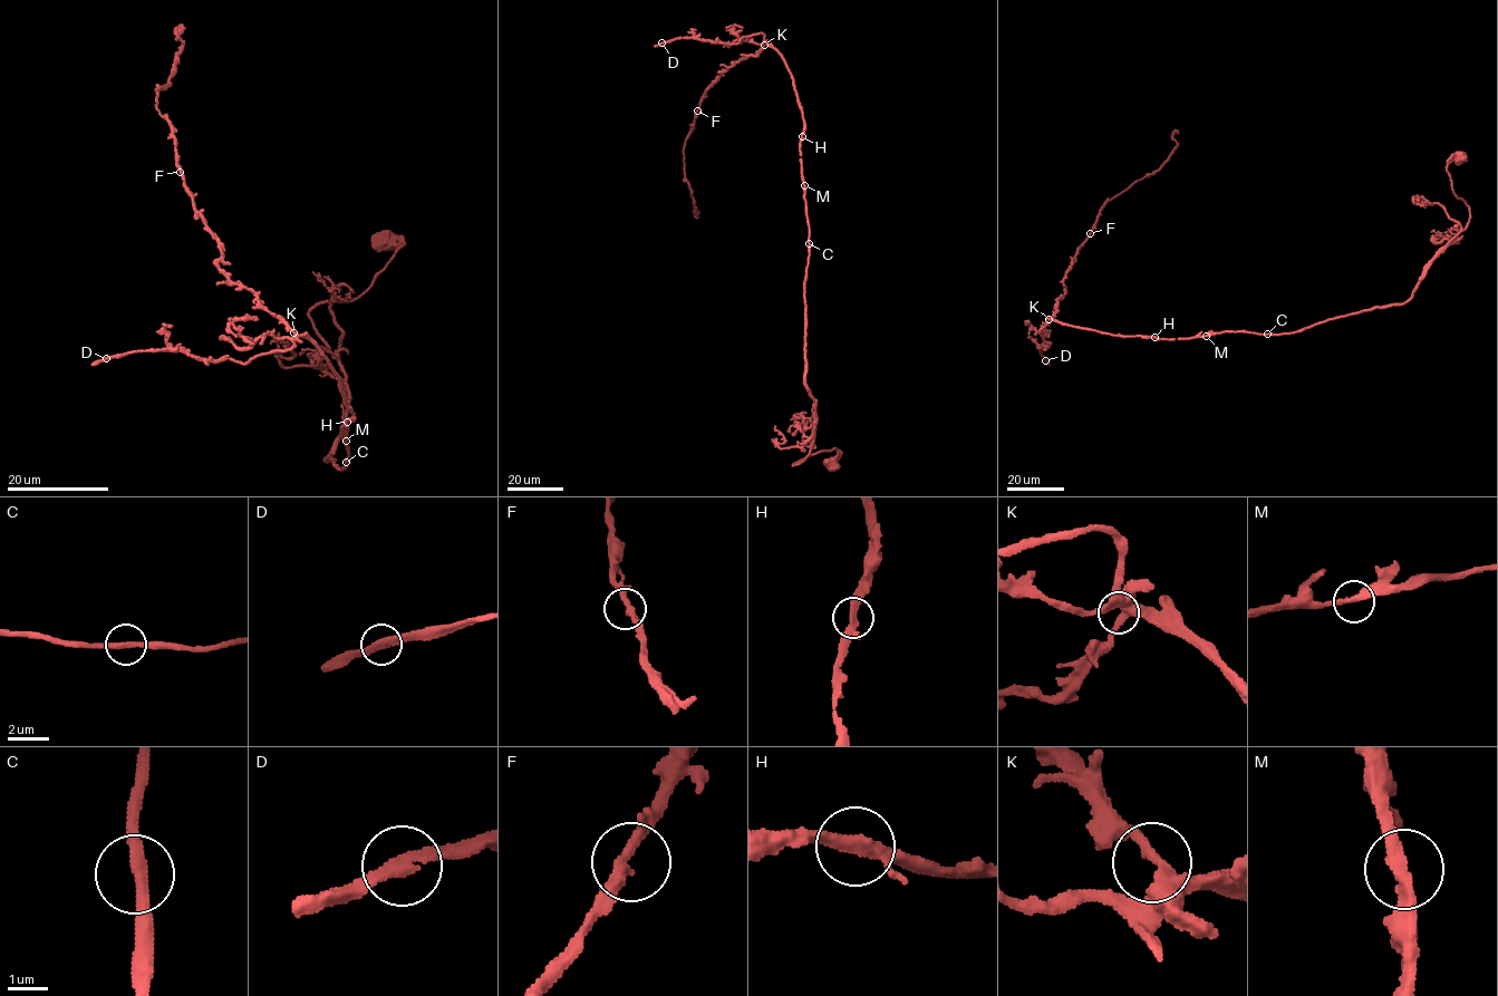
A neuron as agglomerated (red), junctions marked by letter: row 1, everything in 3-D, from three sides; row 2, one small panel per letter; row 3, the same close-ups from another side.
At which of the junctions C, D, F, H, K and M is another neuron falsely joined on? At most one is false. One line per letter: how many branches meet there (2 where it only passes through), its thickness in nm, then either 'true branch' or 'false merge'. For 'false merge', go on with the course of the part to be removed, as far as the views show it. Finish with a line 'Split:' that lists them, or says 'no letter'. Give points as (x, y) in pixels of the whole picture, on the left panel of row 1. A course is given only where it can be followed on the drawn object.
C: branches 2; calibre 280 nm; true branch
D: branches 2; calibre 280 nm; true branch
F: branches 2; calibre 280 nm; true branch
H: branches 3; calibre 240 nm; true branch
K: branches 3; calibre 300 nm; true branch
M: branches 2; calibre 320 nm; true branch
Split: no letter

